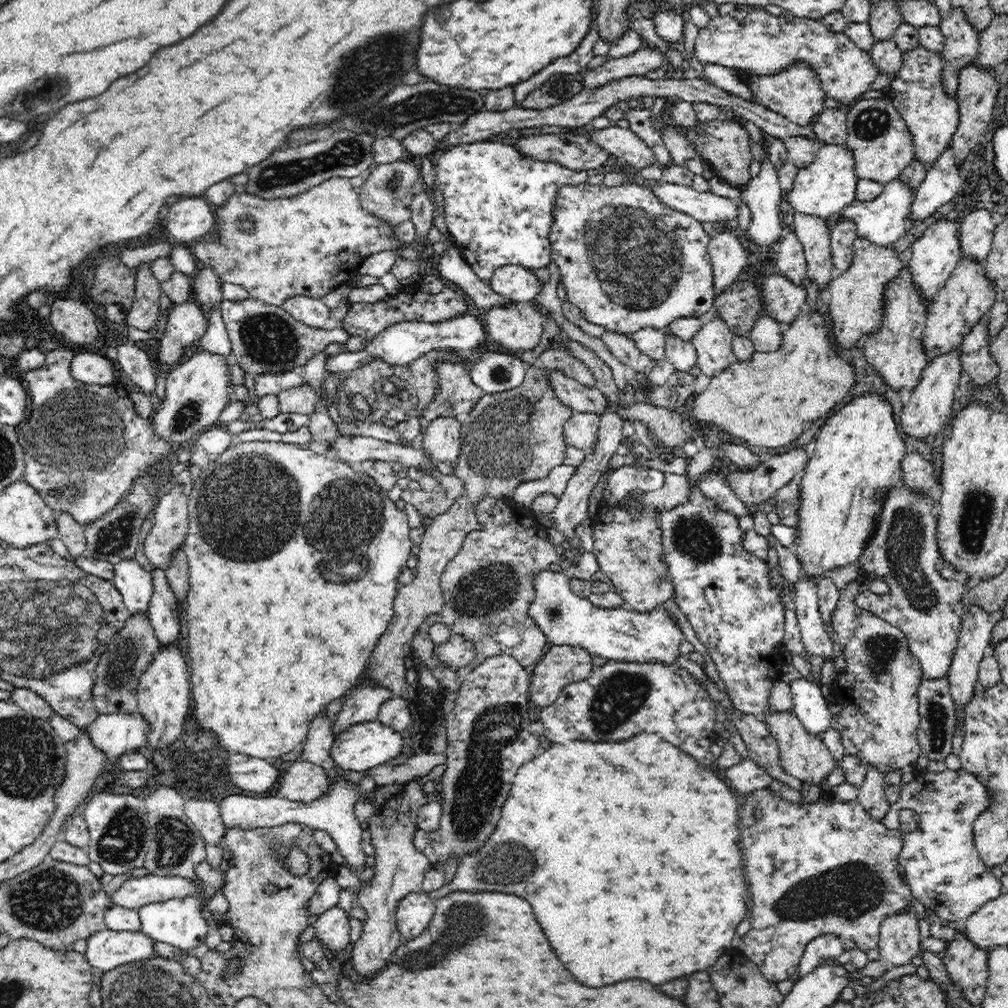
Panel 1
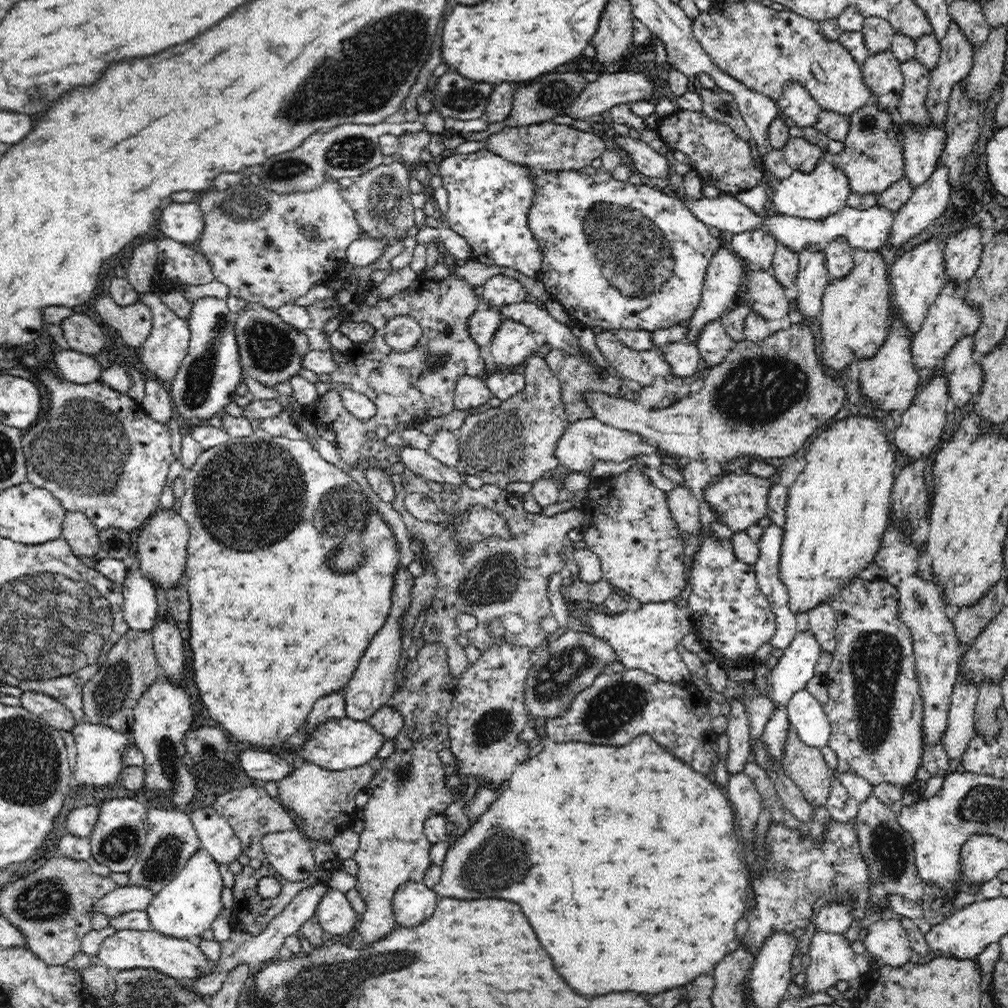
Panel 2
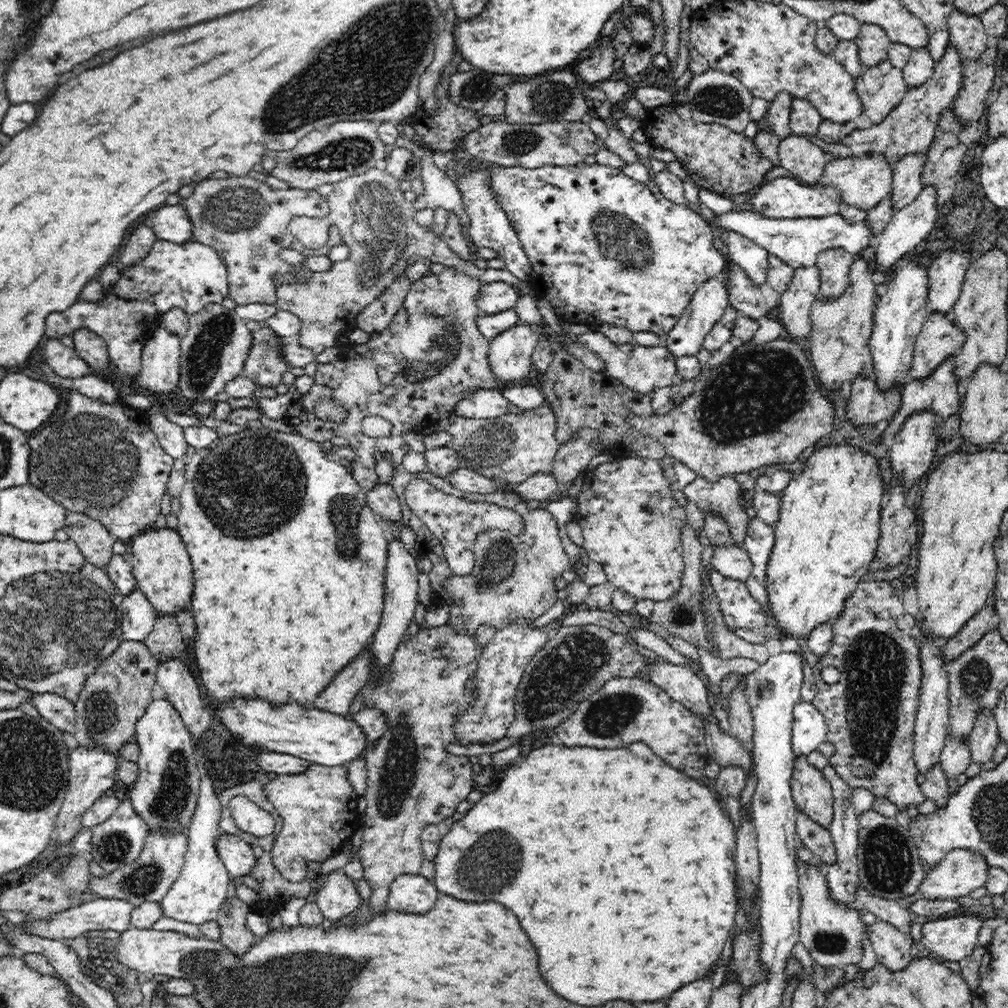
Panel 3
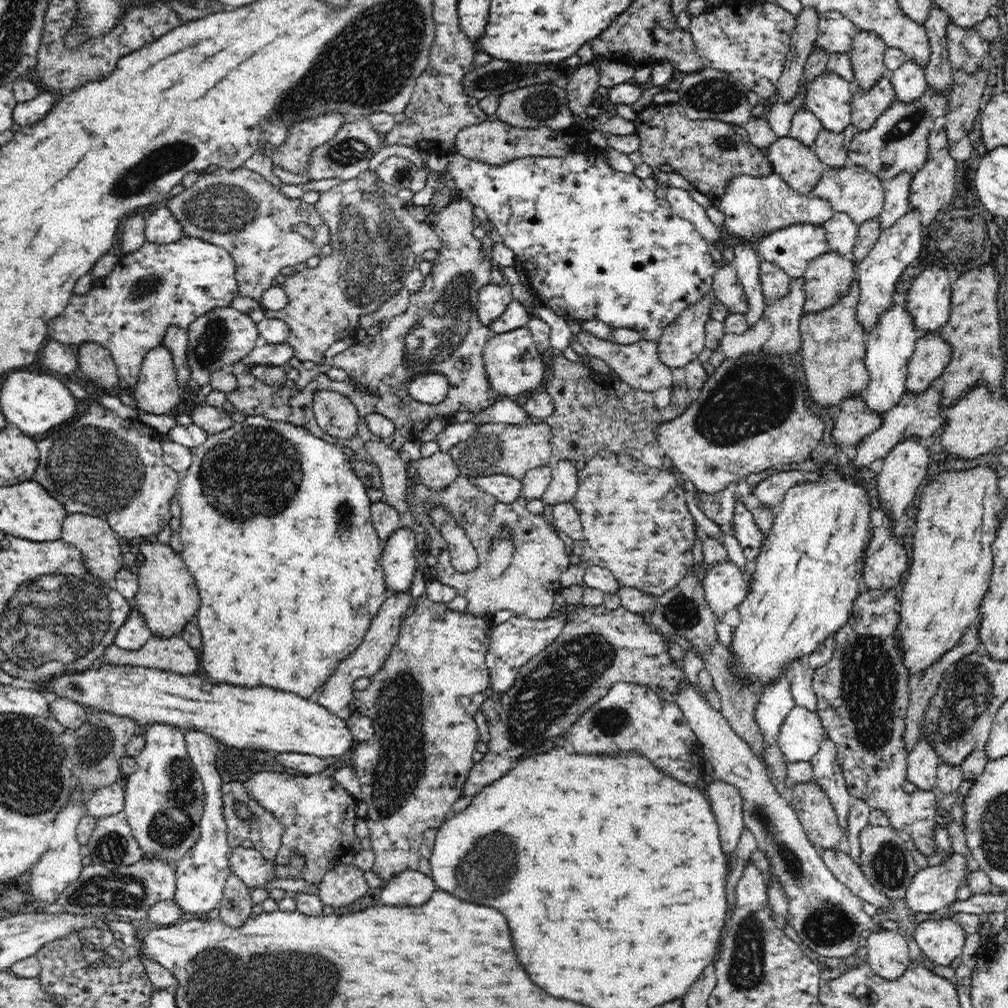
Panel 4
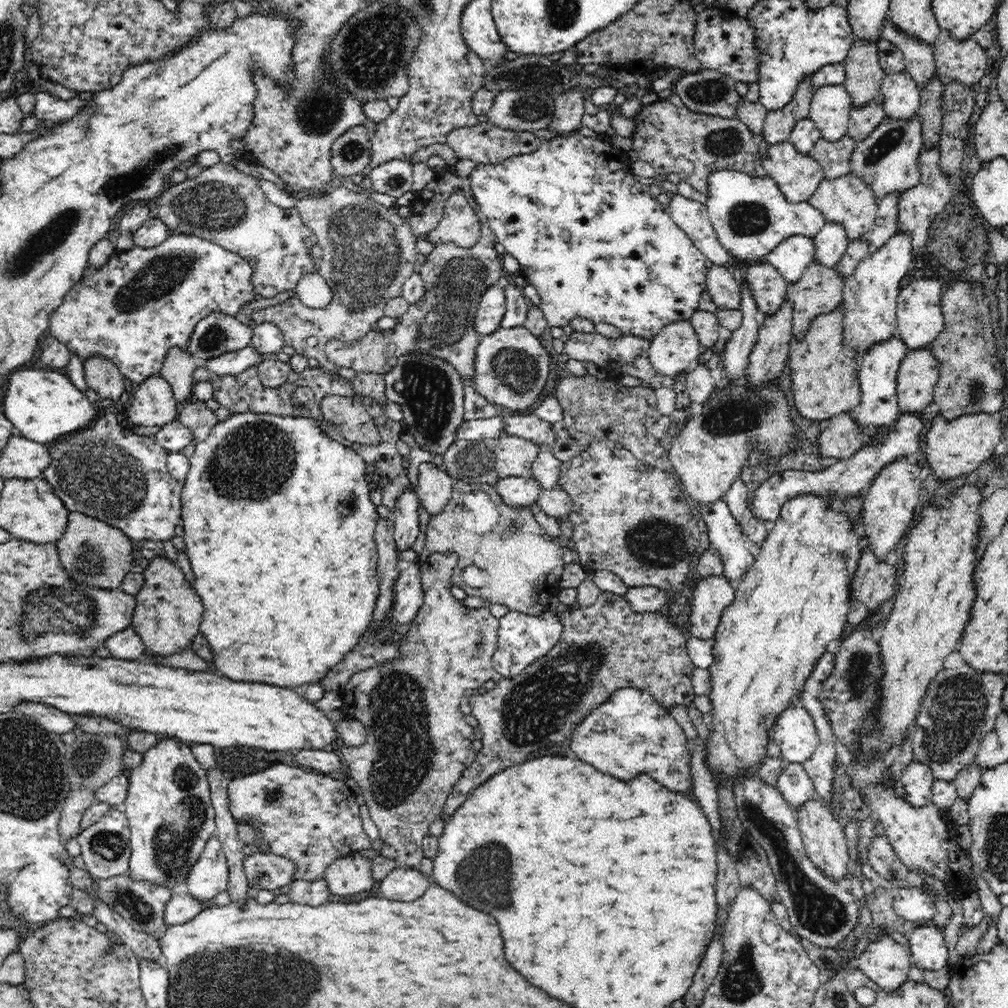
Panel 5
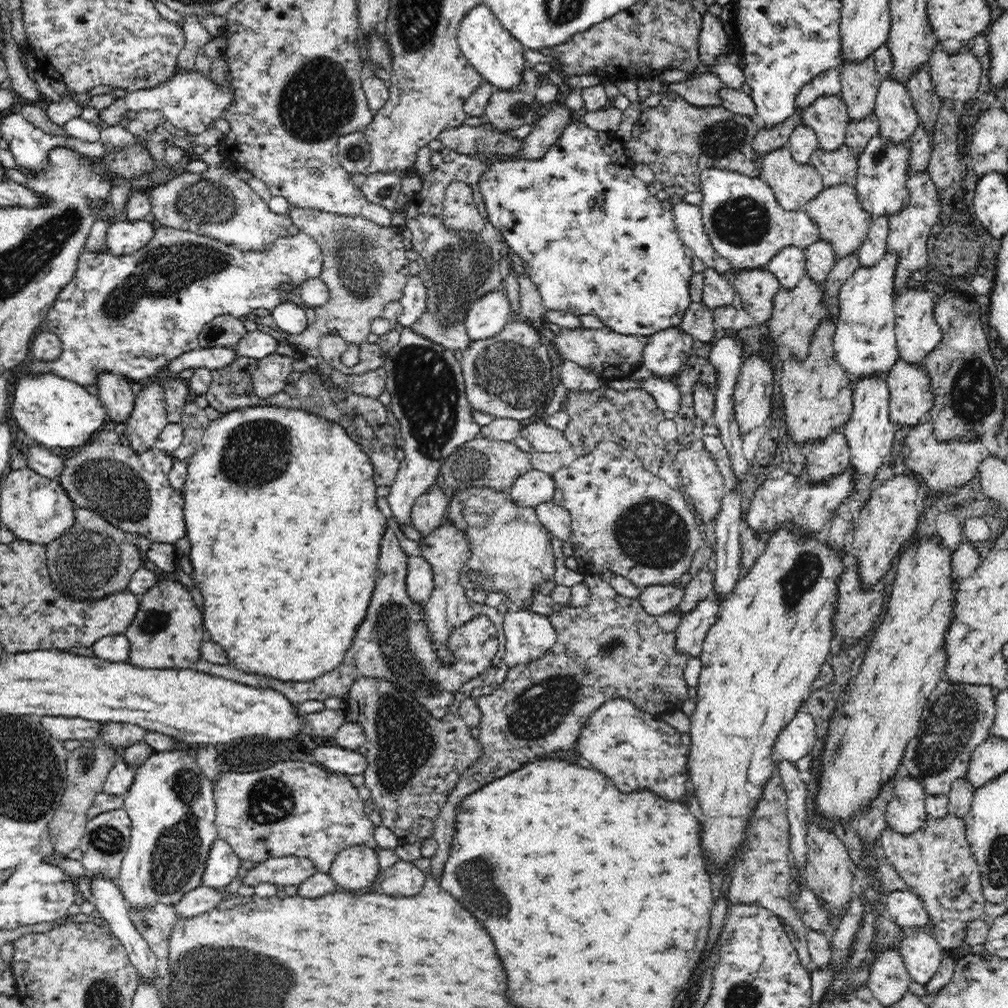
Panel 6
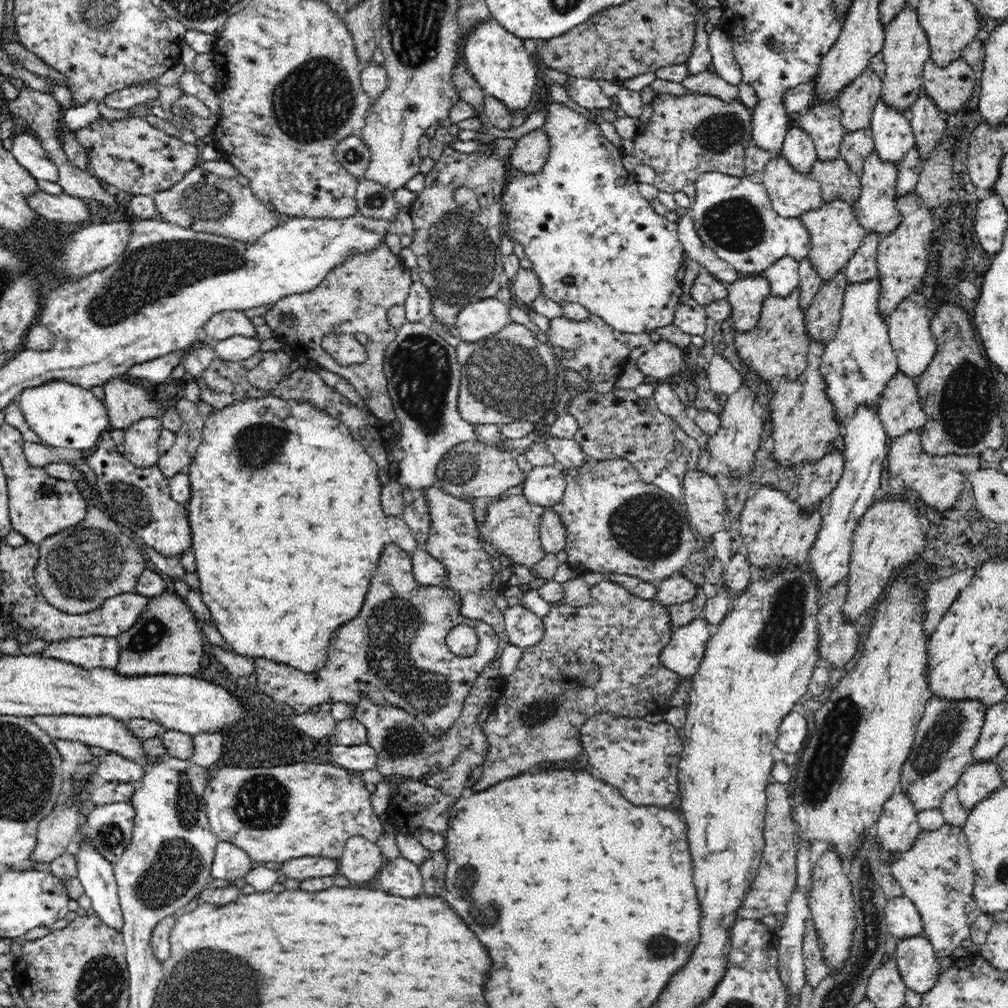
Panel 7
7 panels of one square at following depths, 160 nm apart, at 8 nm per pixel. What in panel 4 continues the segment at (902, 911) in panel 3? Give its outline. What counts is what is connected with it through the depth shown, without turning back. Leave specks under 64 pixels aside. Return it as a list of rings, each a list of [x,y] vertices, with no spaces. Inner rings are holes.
[[[828,849],[827,852],[820,852],[820,855],[828,870],[858,898],[880,910],[890,908],[890,899],[869,883],[859,865],[854,863],[844,849]]]

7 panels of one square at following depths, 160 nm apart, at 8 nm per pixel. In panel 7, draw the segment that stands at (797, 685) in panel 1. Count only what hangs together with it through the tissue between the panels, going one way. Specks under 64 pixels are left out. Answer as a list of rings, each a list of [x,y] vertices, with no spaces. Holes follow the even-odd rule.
[[[790,711],[778,726],[778,736],[775,746],[786,754],[797,753],[808,738],[808,724],[804,715]]]

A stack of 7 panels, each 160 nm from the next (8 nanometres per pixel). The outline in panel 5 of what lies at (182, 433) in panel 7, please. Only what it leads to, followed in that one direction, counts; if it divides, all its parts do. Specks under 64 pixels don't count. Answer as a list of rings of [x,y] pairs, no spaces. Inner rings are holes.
[[[206,402],[183,404],[178,409],[178,420],[194,433],[192,444],[208,438],[212,426],[219,422],[214,411],[206,407]]]

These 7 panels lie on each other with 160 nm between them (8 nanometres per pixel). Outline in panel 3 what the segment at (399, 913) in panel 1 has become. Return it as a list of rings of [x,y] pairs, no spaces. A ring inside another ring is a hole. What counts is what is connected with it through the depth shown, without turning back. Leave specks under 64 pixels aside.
[[[402,874],[392,882],[387,906],[406,914],[424,914],[432,910],[440,897],[431,880],[420,874]]]

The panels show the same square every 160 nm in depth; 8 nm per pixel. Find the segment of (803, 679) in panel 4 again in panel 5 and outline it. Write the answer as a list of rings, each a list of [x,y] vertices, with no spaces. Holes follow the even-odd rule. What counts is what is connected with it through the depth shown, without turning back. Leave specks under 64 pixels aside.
[[[806,690],[799,694],[798,705],[804,707],[813,718],[819,737],[819,744],[815,753],[803,762],[803,767],[812,779],[816,795],[820,799],[830,802],[834,790],[834,763],[836,762],[836,748],[834,747],[834,733],[826,716],[823,704]]]

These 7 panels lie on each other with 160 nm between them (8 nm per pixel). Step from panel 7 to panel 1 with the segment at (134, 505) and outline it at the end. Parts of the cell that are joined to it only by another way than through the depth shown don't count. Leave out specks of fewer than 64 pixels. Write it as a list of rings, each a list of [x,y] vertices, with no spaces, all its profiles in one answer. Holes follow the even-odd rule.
[[[55,349],[45,354],[44,366],[24,374],[28,382],[29,407],[24,422],[16,425],[17,439],[23,448],[25,472],[22,478],[36,488],[44,503],[58,513],[72,515],[78,523],[91,525],[104,518],[122,498],[132,494],[136,481],[144,478],[152,466],[160,466],[171,452],[171,445],[155,434],[151,418],[136,414],[130,395],[118,382],[89,385],[76,381],[70,375],[70,364],[75,353],[68,349]]]

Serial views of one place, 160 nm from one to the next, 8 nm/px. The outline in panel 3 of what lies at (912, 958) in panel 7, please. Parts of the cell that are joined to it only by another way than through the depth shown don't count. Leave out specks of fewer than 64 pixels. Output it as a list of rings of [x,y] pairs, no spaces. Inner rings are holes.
[[[958,915],[955,917],[936,918],[934,921],[925,922],[921,928],[921,943],[932,953],[951,962],[959,962],[970,957],[974,949],[978,946],[977,937],[980,928],[984,926],[984,919],[979,915]]]

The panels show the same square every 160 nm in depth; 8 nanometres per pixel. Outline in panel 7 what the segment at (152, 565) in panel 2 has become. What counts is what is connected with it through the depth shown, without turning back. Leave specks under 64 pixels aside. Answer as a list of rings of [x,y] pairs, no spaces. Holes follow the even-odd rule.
[[[166,592],[150,603],[136,624],[119,634],[120,660],[115,670],[125,677],[148,675],[194,675],[204,654],[203,635],[190,606],[180,597]]]

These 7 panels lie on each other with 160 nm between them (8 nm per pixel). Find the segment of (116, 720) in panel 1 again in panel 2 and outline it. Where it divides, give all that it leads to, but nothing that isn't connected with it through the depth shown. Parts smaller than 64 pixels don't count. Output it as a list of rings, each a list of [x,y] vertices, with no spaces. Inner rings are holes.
[[[78,722],[73,729],[77,748],[74,772],[72,772],[73,784],[79,786],[90,784],[90,786],[99,787],[116,783],[125,766],[123,762],[124,753],[130,745],[127,734],[111,730],[108,725],[93,725],[88,722]]]

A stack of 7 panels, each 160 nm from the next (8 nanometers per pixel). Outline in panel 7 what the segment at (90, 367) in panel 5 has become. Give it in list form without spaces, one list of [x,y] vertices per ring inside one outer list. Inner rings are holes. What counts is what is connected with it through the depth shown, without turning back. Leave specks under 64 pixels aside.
[[[114,377],[107,380],[104,384],[104,399],[108,416],[110,429],[127,429],[130,425],[134,425],[136,421],[143,420],[144,417],[161,418],[163,413],[162,405],[156,401],[155,393],[147,391],[147,384],[143,382],[142,387],[138,387],[134,383],[126,381],[124,377]]]

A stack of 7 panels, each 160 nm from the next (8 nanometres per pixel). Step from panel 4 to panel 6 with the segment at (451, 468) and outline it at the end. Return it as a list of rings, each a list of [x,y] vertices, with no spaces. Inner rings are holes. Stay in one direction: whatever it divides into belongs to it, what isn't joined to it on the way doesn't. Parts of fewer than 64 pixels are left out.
[[[432,486],[426,494],[415,500],[412,506],[411,523],[416,531],[428,535],[444,522],[446,510],[449,507],[449,496],[440,488]]]

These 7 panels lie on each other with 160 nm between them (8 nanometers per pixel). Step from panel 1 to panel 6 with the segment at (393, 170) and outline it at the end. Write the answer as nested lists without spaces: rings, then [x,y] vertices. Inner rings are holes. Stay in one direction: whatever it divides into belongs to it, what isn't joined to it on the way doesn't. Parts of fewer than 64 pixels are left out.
[[[451,182],[443,200],[443,225],[448,230],[481,231],[488,220],[474,200],[473,190],[465,183]],[[290,206],[288,214],[292,222],[319,244],[323,252],[324,262],[321,268],[321,278],[328,285],[330,298],[324,306],[314,308],[316,320],[307,324],[300,334],[290,334],[278,328],[270,313],[262,313],[253,320],[258,326],[269,326],[278,332],[276,338],[285,338],[296,351],[302,354],[315,356],[317,369],[320,373],[329,376],[334,384],[348,388],[349,392],[362,394],[378,399],[386,386],[386,372],[380,367],[368,370],[360,375],[350,375],[334,369],[320,354],[319,342],[329,333],[336,333],[348,343],[362,343],[373,340],[383,352],[388,352],[399,342],[400,332],[397,326],[383,335],[373,338],[370,324],[375,318],[384,314],[385,306],[389,302],[400,300],[405,283],[408,282],[409,261],[405,258],[406,249],[403,246],[403,237],[396,227],[380,226],[364,217],[349,217],[346,215],[327,213],[321,210]]]

